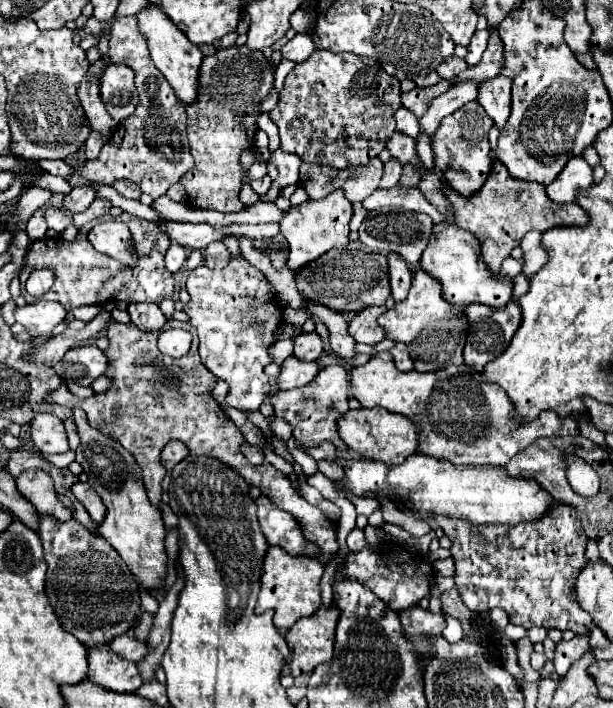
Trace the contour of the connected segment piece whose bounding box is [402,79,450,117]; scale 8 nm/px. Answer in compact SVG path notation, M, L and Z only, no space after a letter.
M440 81L436 87L428 87L428 89L412 89L412 91L408 91L408 93L402 93L402 105L406 107L406 109L410 109L416 117L420 117L420 115L424 115L424 111L428 109L428 105L430 105L430 101L434 99L434 97L438 97L438 95L442 95L444 91L448 91L450 89L450 85L448 85L448 81Z

